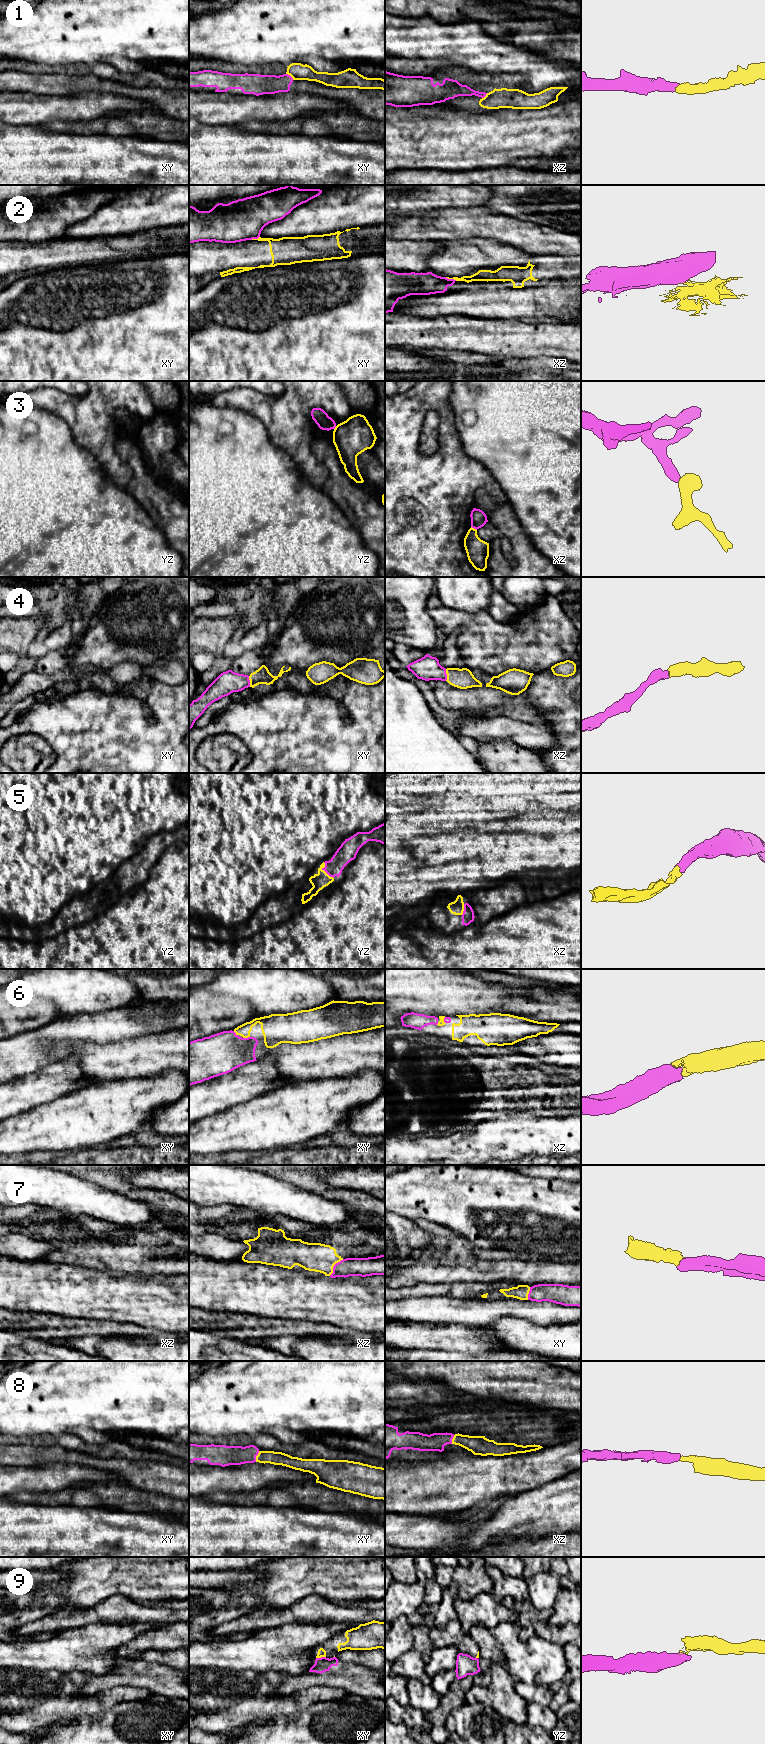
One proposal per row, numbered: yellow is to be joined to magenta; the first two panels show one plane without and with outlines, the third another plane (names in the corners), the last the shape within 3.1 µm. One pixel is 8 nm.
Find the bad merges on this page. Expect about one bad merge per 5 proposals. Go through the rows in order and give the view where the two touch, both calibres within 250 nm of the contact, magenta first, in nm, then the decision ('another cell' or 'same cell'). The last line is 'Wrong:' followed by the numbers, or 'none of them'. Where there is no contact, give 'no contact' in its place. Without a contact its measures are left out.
1: contact in xy; calibres 160 and 140 nm; another cell
2: contact in xz; calibres 180 and 90 nm; another cell
3: contact in xz; calibres 130 and 180 nm; another cell
4: contact in xz; calibres 190 and 160 nm; same cell
5: contact in yz; calibres 150 and 120 nm; same cell
6: contact in xy; calibres 320 and 220 nm; same cell
7: contact in xz; calibres 150 and 220 nm; same cell
8: contact in xy; calibres 160 and 110 nm; same cell
9: contact in xy; calibres 120 and 60 nm; another cell
Wrong: 1, 2, 3, 9

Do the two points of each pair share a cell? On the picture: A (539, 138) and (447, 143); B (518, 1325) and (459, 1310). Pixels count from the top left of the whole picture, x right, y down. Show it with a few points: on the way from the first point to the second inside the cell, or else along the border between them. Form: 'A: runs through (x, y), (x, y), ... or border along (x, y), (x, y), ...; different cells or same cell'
A: runs through (516, 138), (470, 140); same cell
B: border along (520, 1317), (503, 1316), (486, 1326); different cells

